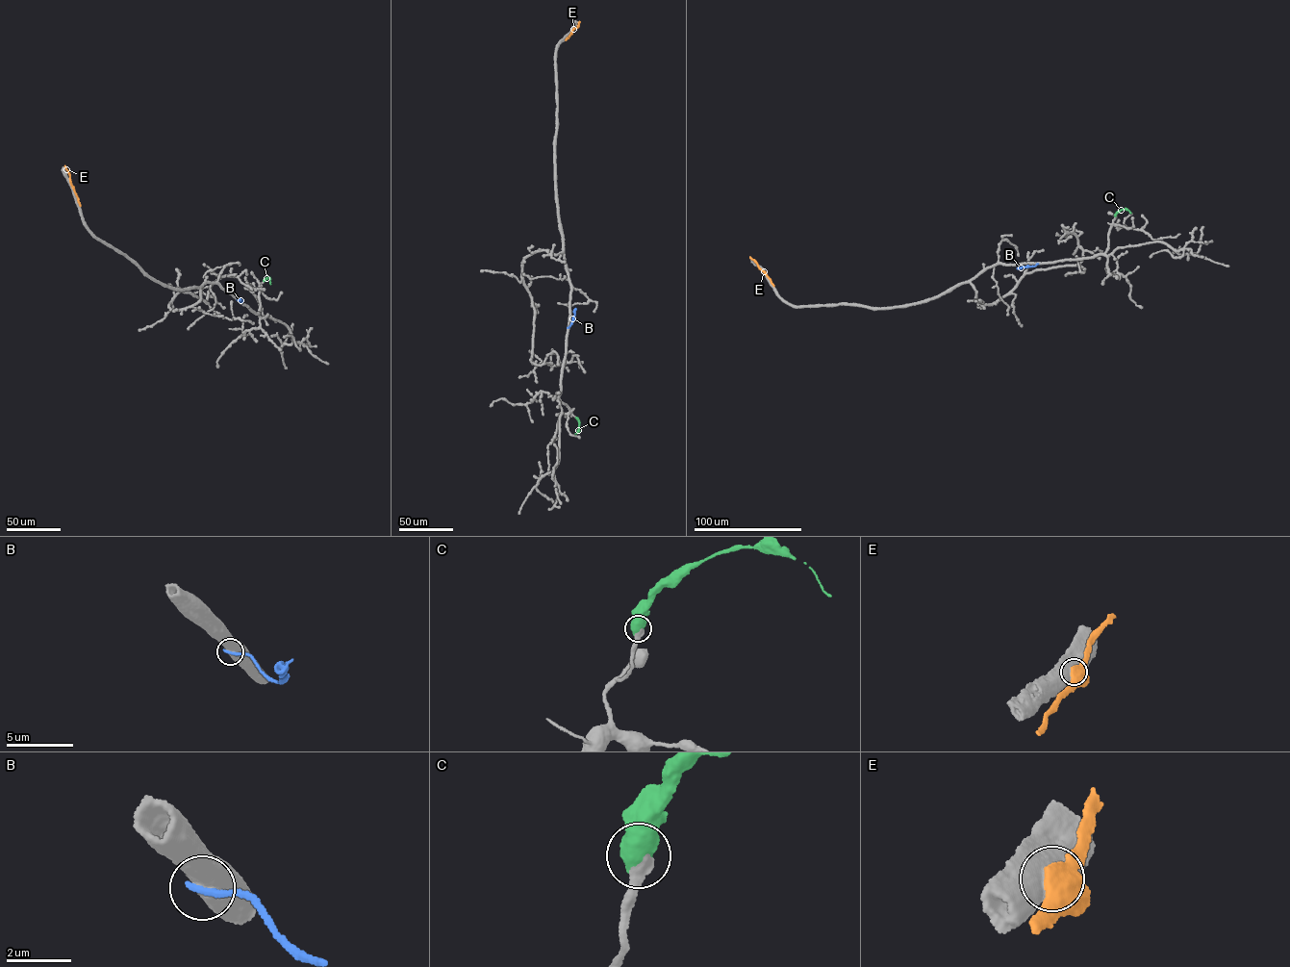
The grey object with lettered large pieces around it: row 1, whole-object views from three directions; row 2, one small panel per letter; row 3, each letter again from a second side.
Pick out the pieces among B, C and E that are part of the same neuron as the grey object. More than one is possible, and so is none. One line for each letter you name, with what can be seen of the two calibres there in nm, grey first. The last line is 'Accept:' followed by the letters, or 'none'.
C: Thickness 500 nm (grey) against 800 nm
Accept: C

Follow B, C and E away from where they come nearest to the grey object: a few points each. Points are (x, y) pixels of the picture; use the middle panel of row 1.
B: (568, 327), (575, 308)
C: (576, 418), (579, 424), (575, 434)
E: (570, 33), (579, 21)

